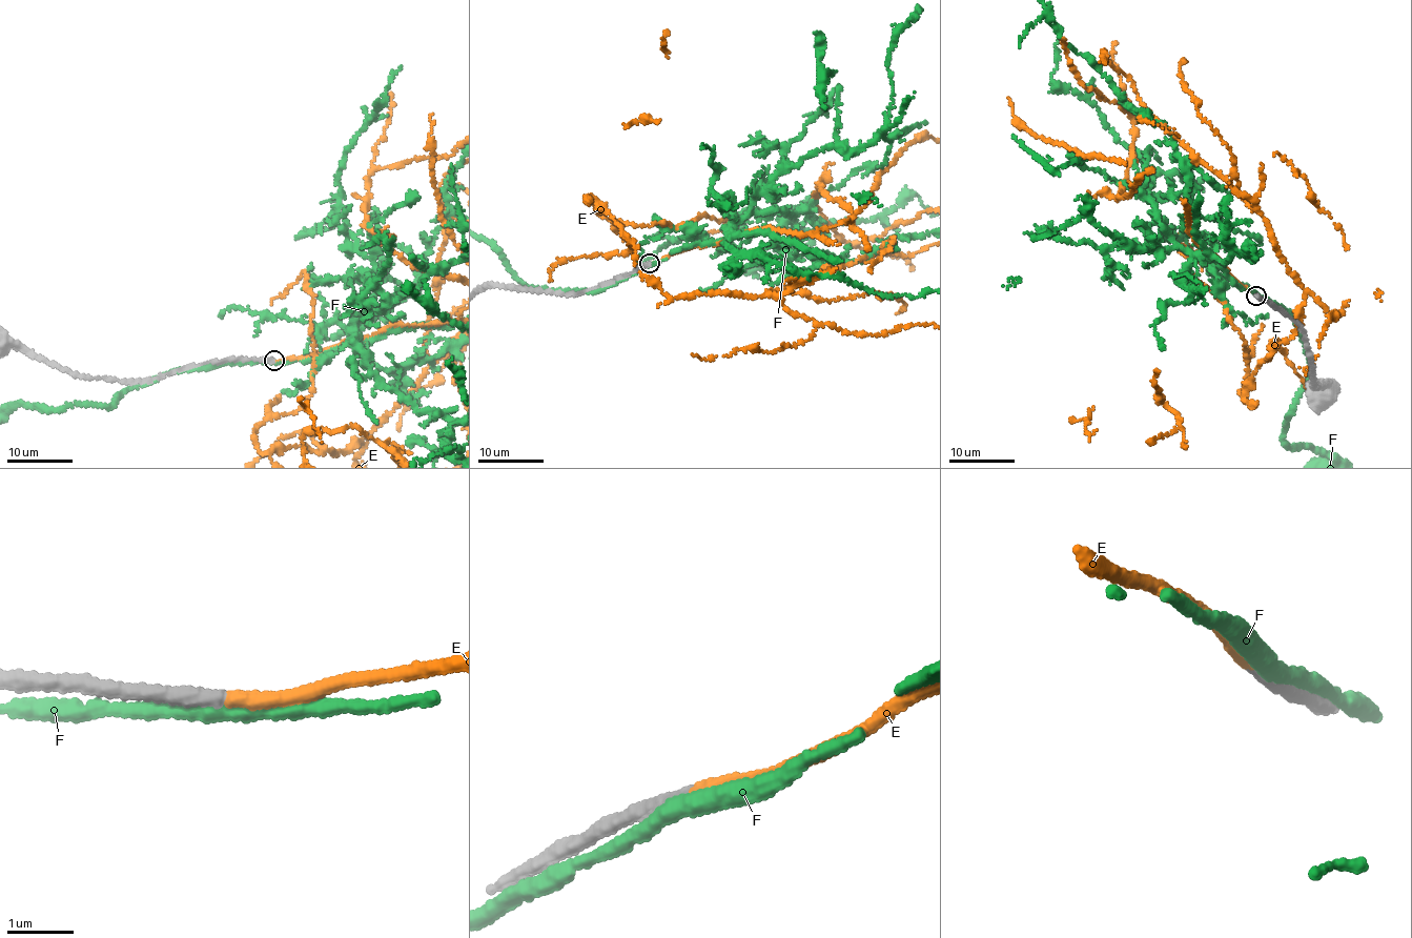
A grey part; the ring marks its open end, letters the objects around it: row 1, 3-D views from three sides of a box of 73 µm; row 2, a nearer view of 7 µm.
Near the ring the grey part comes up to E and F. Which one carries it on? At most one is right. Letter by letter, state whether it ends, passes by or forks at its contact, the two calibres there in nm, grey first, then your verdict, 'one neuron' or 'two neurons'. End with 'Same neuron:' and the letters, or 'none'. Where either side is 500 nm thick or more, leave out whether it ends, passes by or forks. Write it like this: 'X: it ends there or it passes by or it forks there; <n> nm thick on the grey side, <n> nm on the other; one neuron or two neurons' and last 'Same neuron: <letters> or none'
E: it ends there; 240 nm thick on the grey side, 220 nm on the other; one neuron
F: it passes by; 280 nm thick on the grey side, 240 nm on the other; two neurons
Same neuron: E

